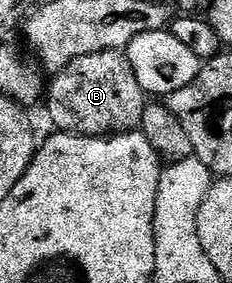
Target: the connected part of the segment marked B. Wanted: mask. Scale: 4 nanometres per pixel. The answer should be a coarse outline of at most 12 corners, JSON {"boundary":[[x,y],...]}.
{"boundary":[[125,51],[87,53],[47,87],[58,132],[140,128],[147,96]]}

